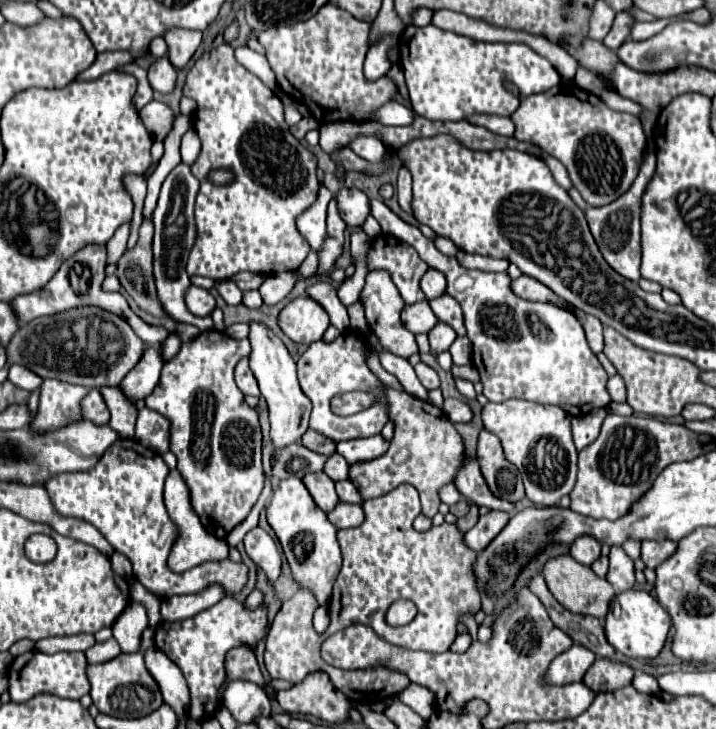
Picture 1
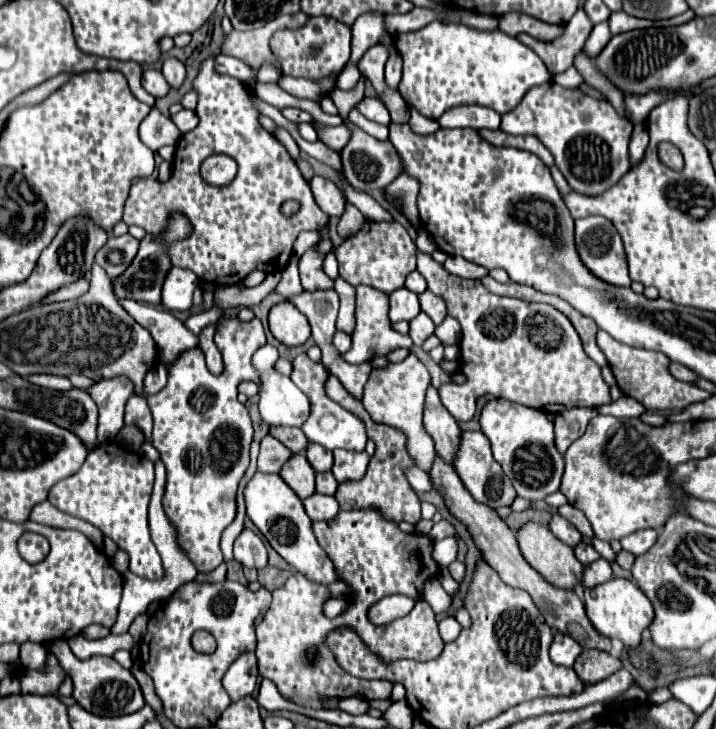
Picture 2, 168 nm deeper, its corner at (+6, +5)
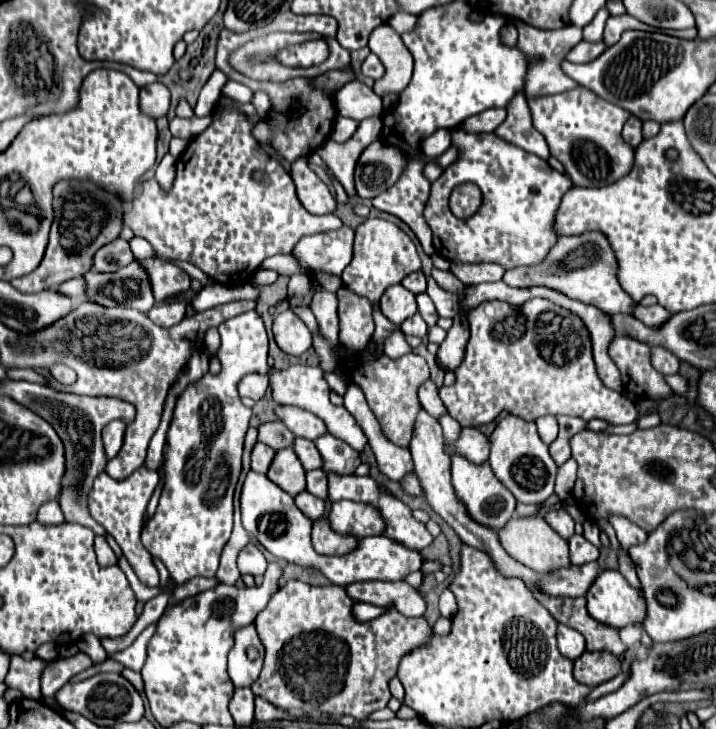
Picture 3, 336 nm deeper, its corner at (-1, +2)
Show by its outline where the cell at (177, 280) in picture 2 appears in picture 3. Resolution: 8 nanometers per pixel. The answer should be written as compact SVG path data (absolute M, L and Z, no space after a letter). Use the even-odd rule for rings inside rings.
M145 258L145 260L137 260L143 270L147 270L147 276L151 278L151 290L155 296L155 302L161 304L181 292L189 290L189 274L185 274L181 268L157 260L157 258Z

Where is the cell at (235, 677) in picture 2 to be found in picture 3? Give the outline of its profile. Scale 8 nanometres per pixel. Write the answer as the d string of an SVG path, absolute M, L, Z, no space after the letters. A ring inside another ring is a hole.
M255 626L235 630L235 644L229 652L229 678L235 686L251 686L263 666L263 644Z

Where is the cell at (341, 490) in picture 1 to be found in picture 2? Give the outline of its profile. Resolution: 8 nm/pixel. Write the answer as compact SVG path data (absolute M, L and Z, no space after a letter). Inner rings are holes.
M316 473L316 491L322 495L334 495L338 483L332 473Z

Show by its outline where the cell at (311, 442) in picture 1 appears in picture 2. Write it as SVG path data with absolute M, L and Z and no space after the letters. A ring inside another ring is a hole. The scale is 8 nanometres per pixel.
M270 427L270 435L274 435L276 439L280 439L290 451L300 451L304 455L306 447L308 447L308 437L302 433L302 429L298 427Z

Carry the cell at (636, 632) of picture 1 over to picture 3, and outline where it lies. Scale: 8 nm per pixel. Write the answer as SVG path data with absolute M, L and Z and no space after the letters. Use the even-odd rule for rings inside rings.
M601 570L585 598L589 614L613 628L623 628L645 618L645 600L617 570Z

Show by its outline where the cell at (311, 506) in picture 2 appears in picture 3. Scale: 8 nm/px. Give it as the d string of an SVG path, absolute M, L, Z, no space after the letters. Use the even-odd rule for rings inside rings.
M299 492L297 496L293 496L297 508L311 520L317 520L321 518L323 510L325 510L325 502L321 498L315 498L313 494L307 494L307 492Z

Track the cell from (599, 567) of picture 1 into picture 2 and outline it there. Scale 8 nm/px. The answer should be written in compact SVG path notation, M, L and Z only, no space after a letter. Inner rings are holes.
M590 541L580 543L580 545L574 549L574 553L576 553L576 559L578 559L582 565L590 565L590 563L594 563L594 561L600 557L600 553L592 547Z

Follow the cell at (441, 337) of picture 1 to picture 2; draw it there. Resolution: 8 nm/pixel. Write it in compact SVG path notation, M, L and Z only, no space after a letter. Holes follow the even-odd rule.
M420 313L418 317L414 317L414 319L410 321L410 337L412 337L414 345L418 345L418 347L422 347L422 343L424 343L430 335L434 335L434 331L436 331L436 325L434 325L432 319L428 319L428 315L424 315L424 313Z

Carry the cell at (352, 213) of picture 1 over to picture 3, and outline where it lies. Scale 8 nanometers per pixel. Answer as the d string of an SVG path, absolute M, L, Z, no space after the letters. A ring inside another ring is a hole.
M307 156L291 164L289 170L299 200L311 214L331 214L335 210L335 198L331 190L319 180L319 176L307 166Z

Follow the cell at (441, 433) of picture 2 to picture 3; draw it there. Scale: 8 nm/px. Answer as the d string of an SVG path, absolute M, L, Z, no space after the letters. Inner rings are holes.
M433 380L423 382L423 386L419 386L419 394L417 394L417 396L419 396L421 408L423 408L425 412L429 412L431 416L439 418L439 416L447 414L447 410L443 408L441 398L437 396L437 386L435 386L435 382L433 382Z

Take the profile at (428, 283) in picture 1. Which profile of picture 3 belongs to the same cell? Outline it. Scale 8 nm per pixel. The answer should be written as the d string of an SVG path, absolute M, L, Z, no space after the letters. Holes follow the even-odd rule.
M419 270L419 272L411 272L407 278L403 278L403 282L401 282L407 290L411 290L413 294L421 294L421 292L425 292L425 288L427 288L427 282L425 282L425 276L423 276L423 272Z

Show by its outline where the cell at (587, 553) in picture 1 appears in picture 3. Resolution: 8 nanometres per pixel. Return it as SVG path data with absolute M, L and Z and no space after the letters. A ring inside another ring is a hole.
M551 508L547 514L545 514L545 522L551 526L551 528L555 528L555 532L559 534L559 536L563 536L563 538L569 538L575 530L573 530L573 526L575 526L575 522L573 522L573 518L563 510L563 508Z

